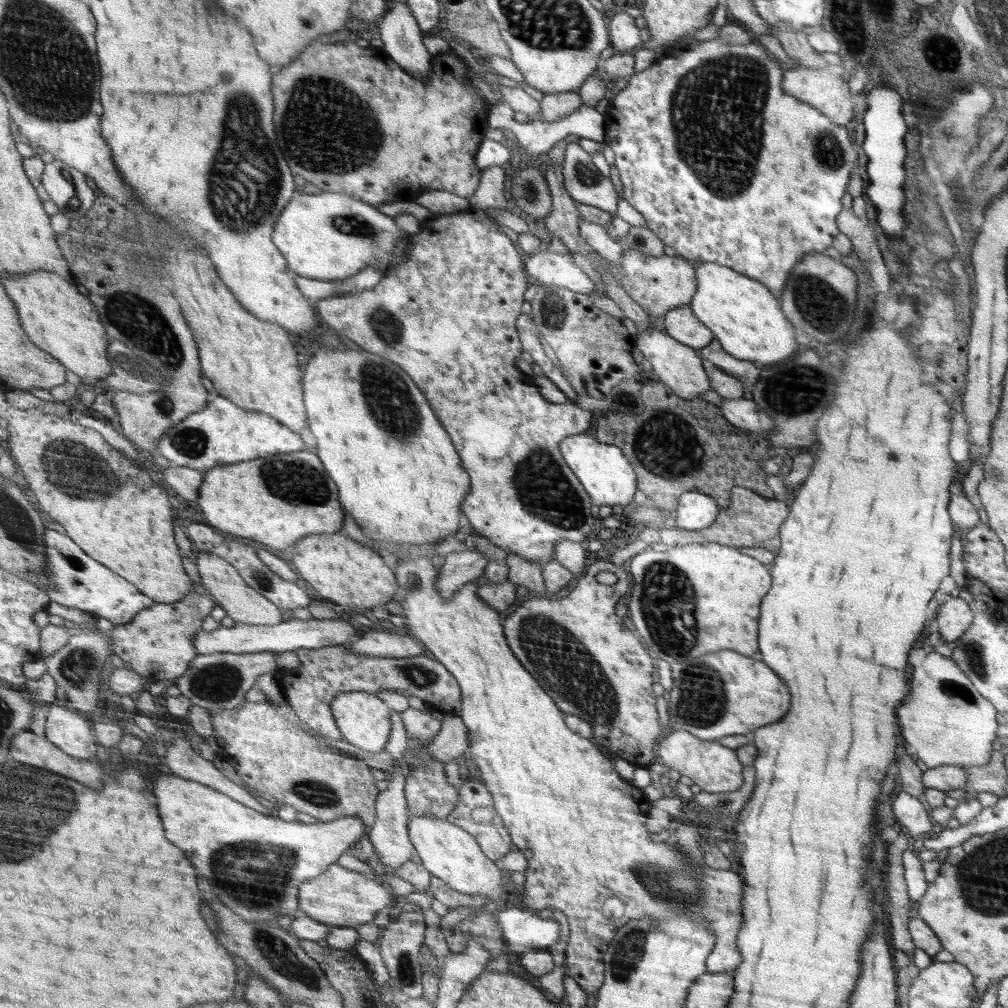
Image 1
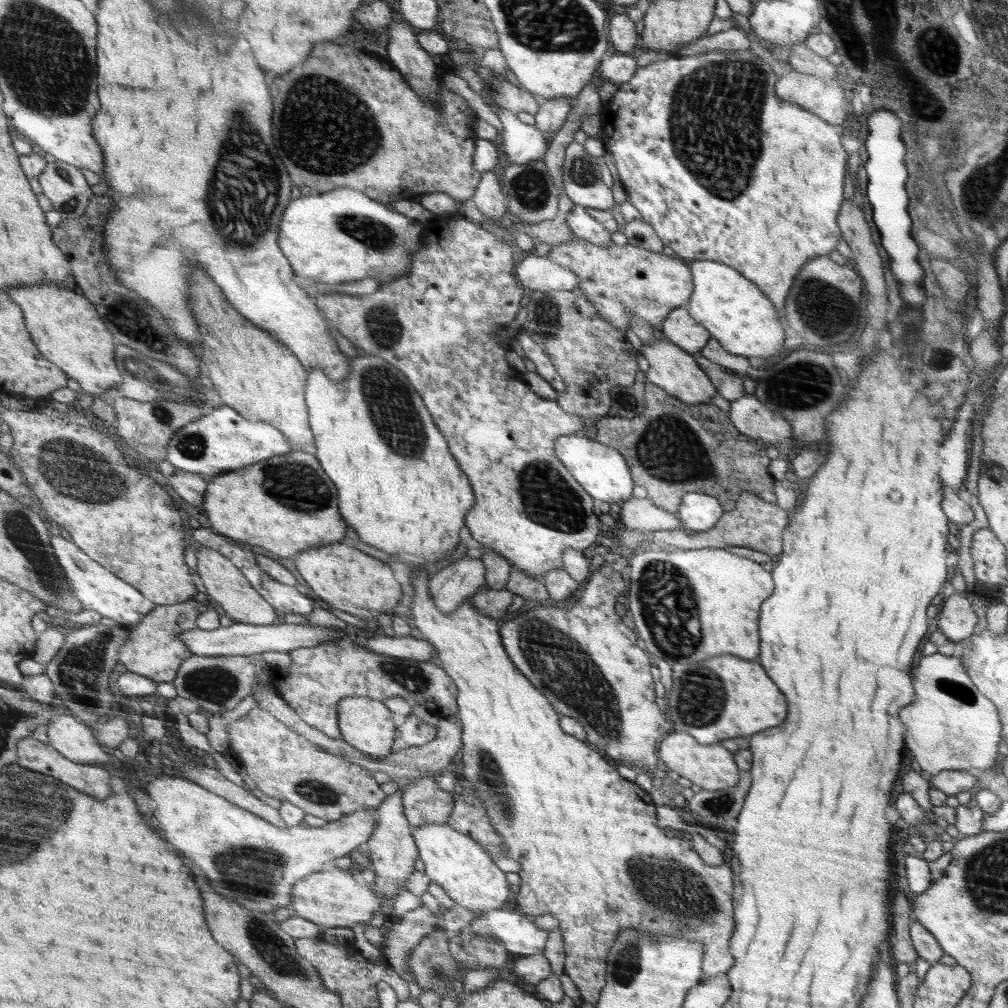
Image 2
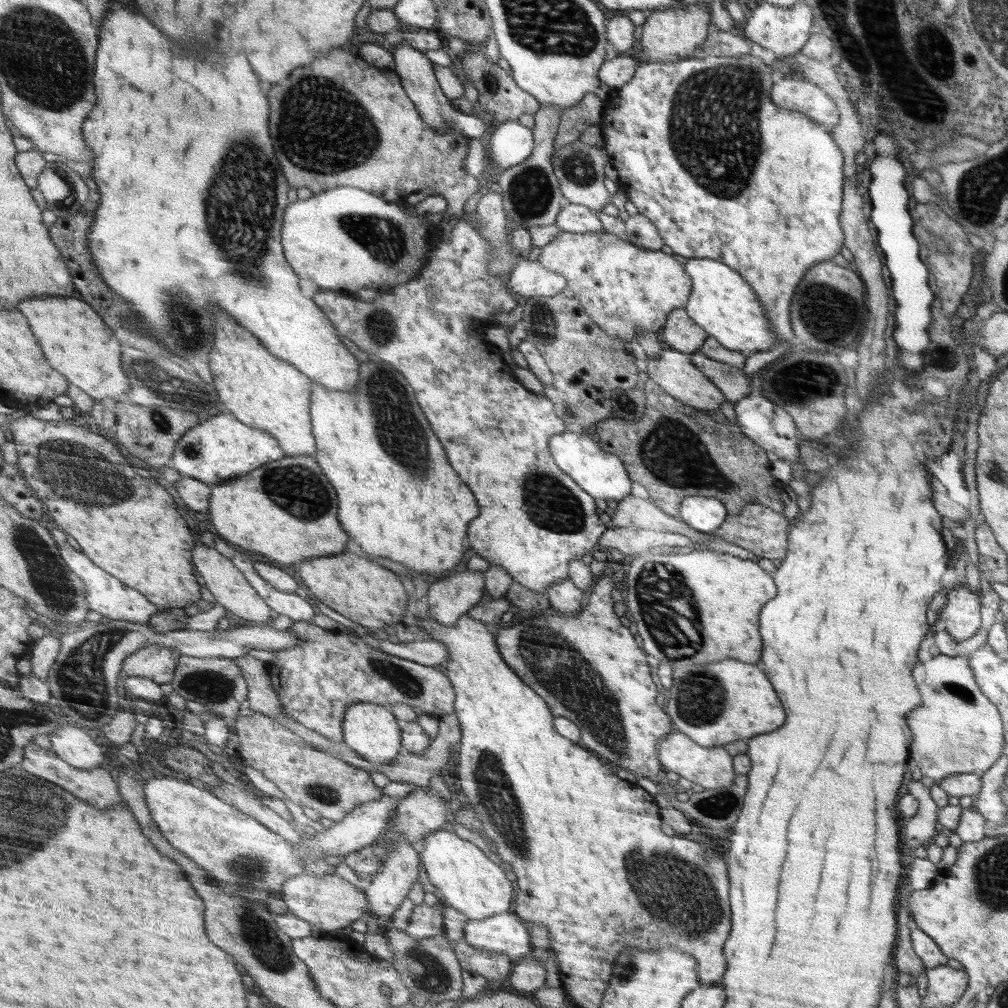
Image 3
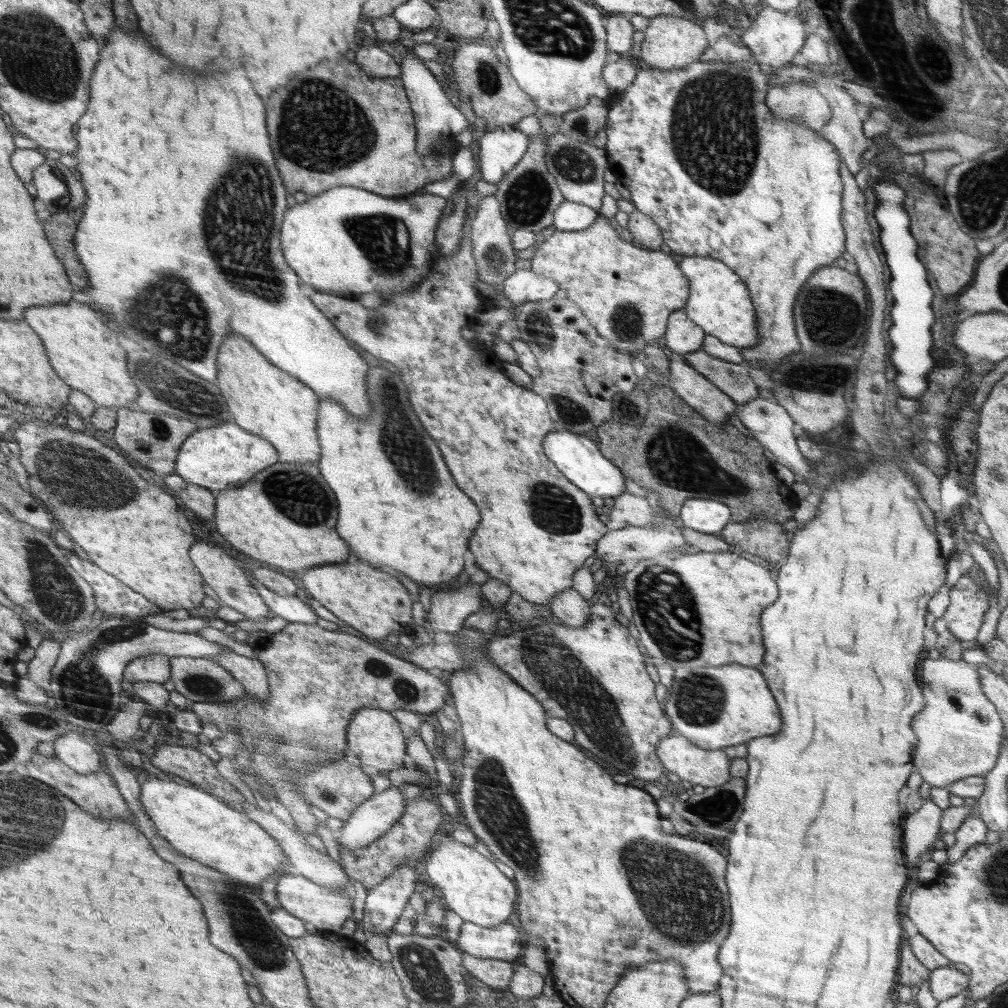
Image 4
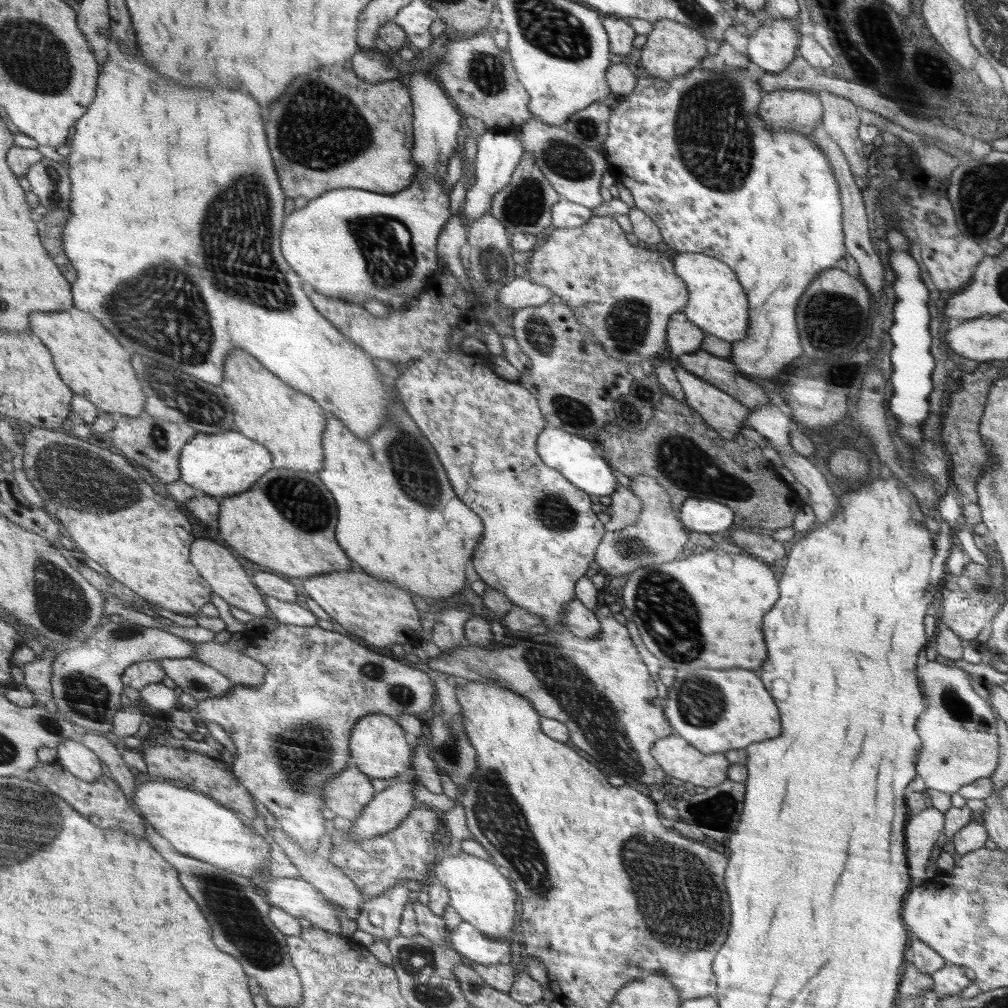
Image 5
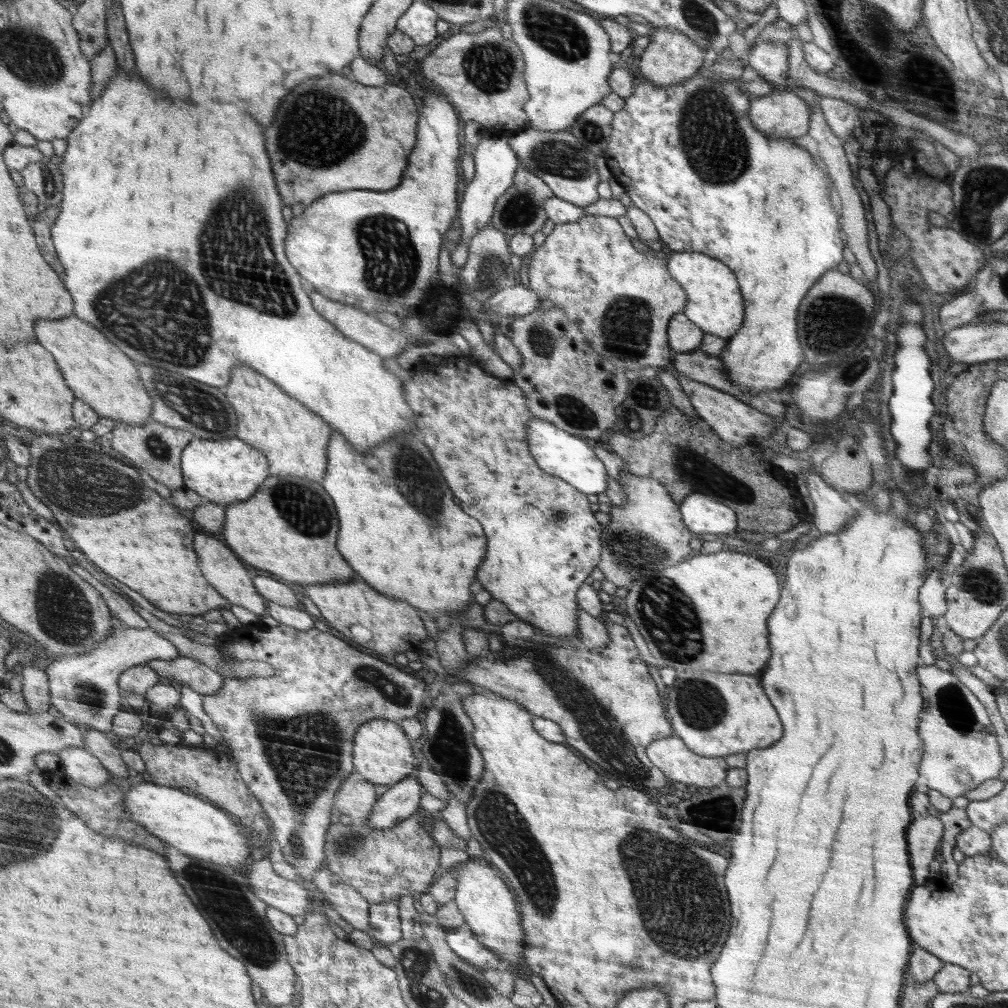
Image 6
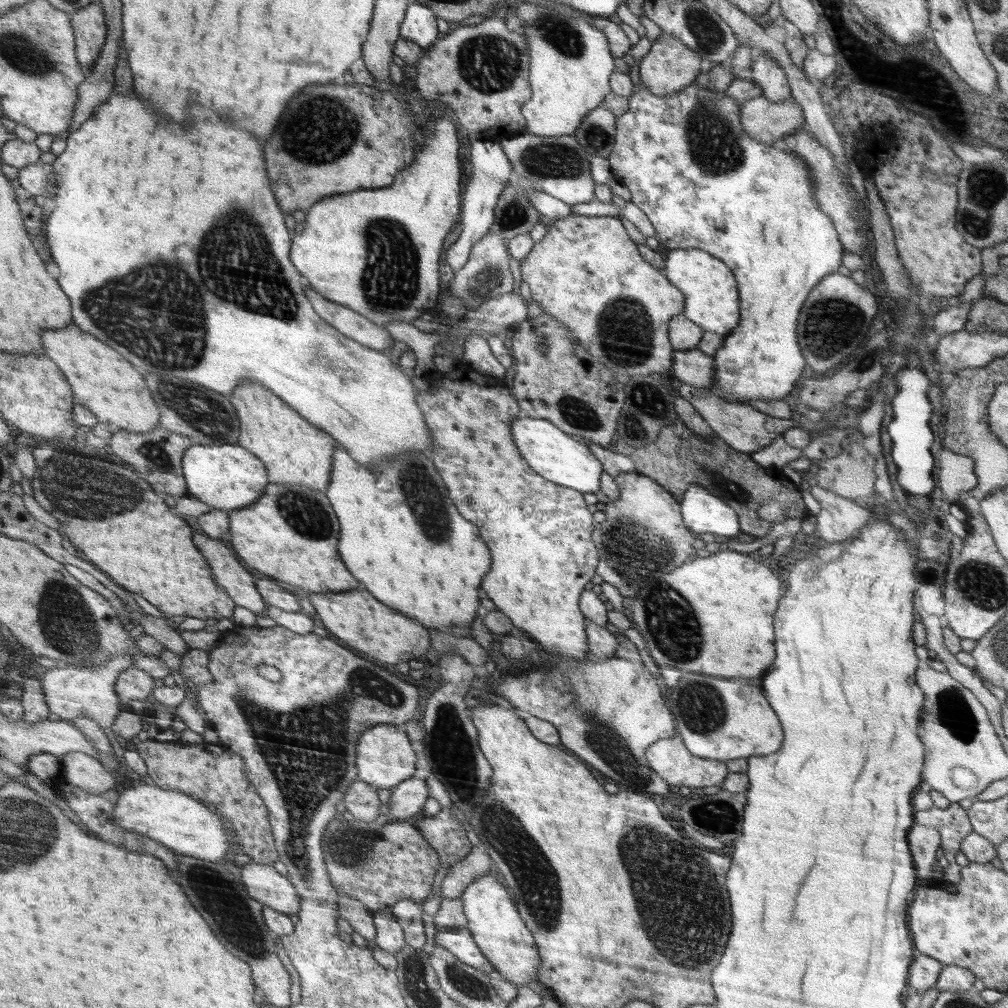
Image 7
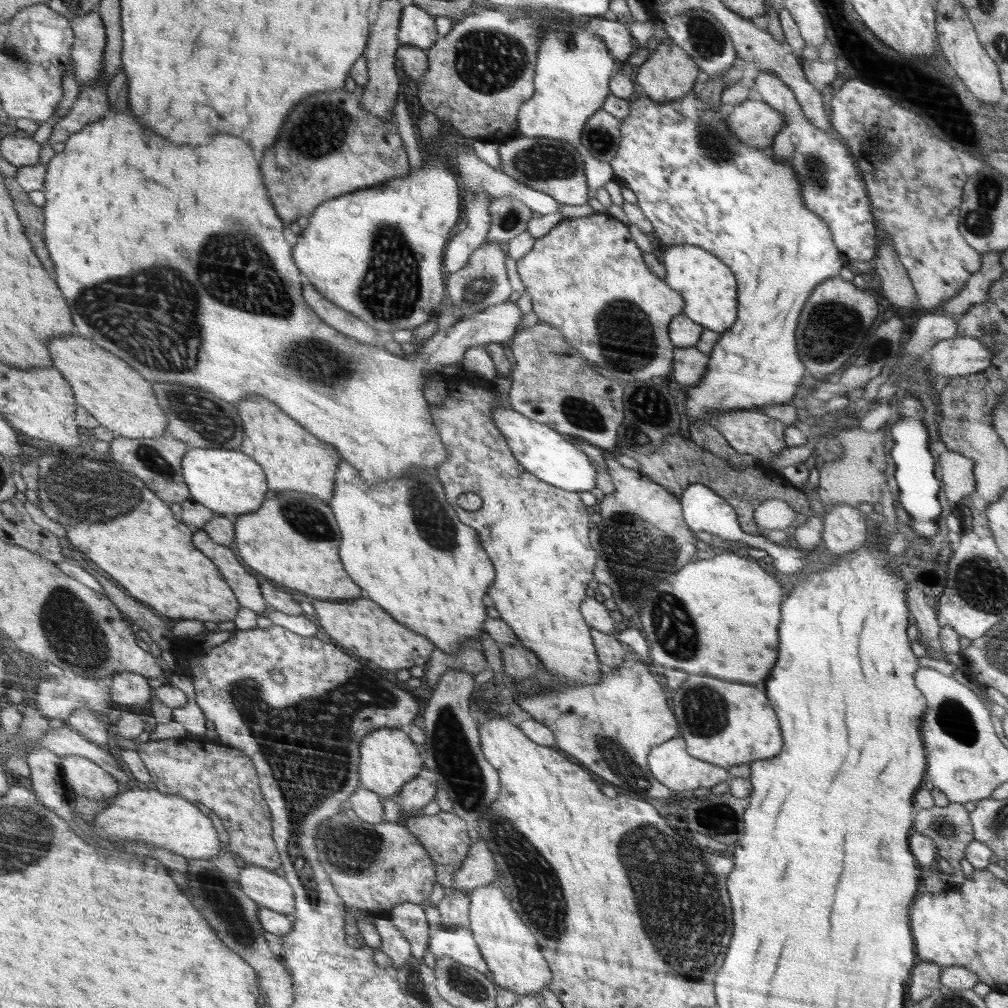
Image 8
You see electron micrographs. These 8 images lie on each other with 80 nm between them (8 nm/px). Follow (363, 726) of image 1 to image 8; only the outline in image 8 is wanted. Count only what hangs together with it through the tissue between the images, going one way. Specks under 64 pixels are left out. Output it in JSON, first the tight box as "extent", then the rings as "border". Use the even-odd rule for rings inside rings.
{"extent":[359,728,422,798],"border":[[[379,728],[371,732],[363,739],[360,752],[362,753],[359,764],[360,780],[363,781],[365,788],[379,793],[380,796],[390,798],[397,795],[404,784],[415,779],[416,774],[422,770],[418,750],[412,744],[412,739],[408,738],[402,729]]]}

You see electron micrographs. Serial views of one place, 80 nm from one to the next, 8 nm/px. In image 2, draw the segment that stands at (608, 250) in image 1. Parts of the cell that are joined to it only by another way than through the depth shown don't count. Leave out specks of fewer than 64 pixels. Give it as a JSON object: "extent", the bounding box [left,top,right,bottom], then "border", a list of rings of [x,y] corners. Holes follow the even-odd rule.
{"extent":[567,205,612,247],"border":[[[576,205],[572,208],[567,218],[567,225],[576,237],[586,239],[592,244],[607,247],[612,243],[610,238],[612,232],[606,230],[601,222],[592,218],[583,206]]]}

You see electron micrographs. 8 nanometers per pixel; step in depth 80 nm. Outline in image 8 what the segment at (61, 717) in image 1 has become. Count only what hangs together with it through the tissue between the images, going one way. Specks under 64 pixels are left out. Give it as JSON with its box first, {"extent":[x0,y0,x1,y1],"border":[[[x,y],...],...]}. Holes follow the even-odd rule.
{"extent":[62,756,120,800],"border":[[[88,756],[63,757],[62,767],[66,785],[73,794],[83,794],[92,800],[113,800],[120,792],[120,781],[103,765],[98,764],[95,760],[90,760]]]}

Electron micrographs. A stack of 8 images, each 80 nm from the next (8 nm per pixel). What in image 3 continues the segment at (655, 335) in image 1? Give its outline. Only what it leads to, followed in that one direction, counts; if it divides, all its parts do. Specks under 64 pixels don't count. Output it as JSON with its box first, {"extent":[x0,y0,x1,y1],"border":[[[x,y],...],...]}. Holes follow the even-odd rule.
{"extent":[647,345,727,413],"border":[[[663,345],[660,357],[652,360],[648,357],[647,373],[650,380],[656,382],[663,389],[663,392],[674,396],[677,400],[682,400],[684,404],[689,404],[692,408],[698,408],[702,412],[714,413],[720,410],[720,404],[727,400],[708,377],[704,375],[696,365],[690,361],[690,354],[680,352],[672,347]]]}

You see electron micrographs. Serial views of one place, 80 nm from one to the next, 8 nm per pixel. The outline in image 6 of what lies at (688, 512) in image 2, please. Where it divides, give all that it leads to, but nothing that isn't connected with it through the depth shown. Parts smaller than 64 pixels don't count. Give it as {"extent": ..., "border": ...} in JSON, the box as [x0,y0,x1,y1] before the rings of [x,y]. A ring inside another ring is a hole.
{"extent":[680,493,736,534],"border":[[[692,493],[680,503],[684,525],[695,534],[732,534],[736,529],[736,512],[704,493]]]}

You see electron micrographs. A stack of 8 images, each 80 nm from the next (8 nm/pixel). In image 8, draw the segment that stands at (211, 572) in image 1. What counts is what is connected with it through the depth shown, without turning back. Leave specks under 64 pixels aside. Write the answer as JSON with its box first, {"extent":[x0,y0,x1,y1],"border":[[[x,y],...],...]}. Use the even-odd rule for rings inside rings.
{"extent":[195,530,268,614],"border":[[[198,530],[195,534],[196,546],[212,558],[224,580],[231,585],[241,606],[259,614],[265,614],[268,609],[262,590],[258,586],[258,580],[244,570],[244,566],[236,558],[236,554],[232,550],[228,550],[228,547],[220,546],[219,542],[213,541],[208,536],[208,531]]]}

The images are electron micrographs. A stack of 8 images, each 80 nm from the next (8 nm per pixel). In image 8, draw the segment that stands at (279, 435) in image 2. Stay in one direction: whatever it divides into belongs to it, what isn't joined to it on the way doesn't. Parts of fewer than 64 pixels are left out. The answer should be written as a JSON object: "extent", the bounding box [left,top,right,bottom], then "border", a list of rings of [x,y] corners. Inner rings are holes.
{"extent":[184,449,269,519],"border":[[[193,449],[184,460],[185,480],[191,488],[192,500],[205,504],[216,515],[223,515],[230,519],[238,515],[256,512],[263,506],[262,502],[269,491],[267,488],[267,477],[259,462],[254,461],[247,454],[238,449]]]}

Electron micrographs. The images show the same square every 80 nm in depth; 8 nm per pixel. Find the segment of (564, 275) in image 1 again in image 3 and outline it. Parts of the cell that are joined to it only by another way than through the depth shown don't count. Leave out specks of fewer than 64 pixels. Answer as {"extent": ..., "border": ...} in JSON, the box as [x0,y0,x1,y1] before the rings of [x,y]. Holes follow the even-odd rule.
{"extent":[508,259,567,298],"border":[[[517,259],[508,279],[508,288],[524,298],[554,296],[567,287],[561,274],[544,268],[537,260]]]}

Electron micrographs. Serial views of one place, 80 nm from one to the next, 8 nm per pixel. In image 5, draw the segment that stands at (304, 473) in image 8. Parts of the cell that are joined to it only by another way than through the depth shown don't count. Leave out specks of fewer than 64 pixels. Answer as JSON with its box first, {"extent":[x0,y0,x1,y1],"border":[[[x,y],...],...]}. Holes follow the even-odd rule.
{"extent":[219,348,325,473],"border":[[[235,348],[233,352],[234,356],[225,362],[228,372],[224,370],[223,383],[219,388],[232,408],[236,430],[264,445],[274,458],[275,468],[319,473],[324,464],[325,411],[312,397],[298,393],[274,372],[264,368],[256,357],[241,348]]]}

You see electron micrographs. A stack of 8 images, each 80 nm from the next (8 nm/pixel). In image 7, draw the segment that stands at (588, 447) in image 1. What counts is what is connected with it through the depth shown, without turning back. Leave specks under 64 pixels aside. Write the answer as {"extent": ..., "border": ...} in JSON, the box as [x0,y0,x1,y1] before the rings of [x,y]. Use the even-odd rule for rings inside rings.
{"extent":[511,416,604,493],"border":[[[525,416],[512,422],[511,435],[514,436],[524,461],[546,480],[574,488],[578,492],[595,493],[600,490],[600,477],[604,473],[602,463],[588,451],[586,444],[580,444],[572,438],[572,435],[558,429],[549,421]]]}

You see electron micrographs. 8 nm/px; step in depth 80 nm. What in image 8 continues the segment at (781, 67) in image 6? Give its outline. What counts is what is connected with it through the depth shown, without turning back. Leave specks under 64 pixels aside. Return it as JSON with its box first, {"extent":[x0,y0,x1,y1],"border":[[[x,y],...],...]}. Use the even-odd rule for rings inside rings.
{"extent":[753,70,876,262],"border":[[[760,70],[753,88],[762,95],[762,100],[779,109],[786,116],[786,127],[775,136],[769,151],[778,161],[790,164],[798,174],[803,184],[803,200],[812,212],[820,214],[830,225],[834,243],[839,249],[843,259],[860,260],[866,262],[874,258],[876,252],[876,228],[874,218],[870,212],[870,202],[864,190],[862,180],[858,178],[858,165],[854,156],[852,159],[846,155],[844,141],[822,132],[817,126],[808,122],[803,109],[795,97],[794,90],[774,72]]]}

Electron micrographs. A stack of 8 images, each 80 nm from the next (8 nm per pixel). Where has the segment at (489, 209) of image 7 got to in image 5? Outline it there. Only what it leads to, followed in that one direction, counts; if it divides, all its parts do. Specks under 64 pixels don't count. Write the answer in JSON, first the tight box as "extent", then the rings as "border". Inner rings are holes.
{"extent":[460,130,525,226],"border":[[[486,130],[483,135],[477,137],[477,142],[476,184],[467,190],[463,208],[460,209],[466,226],[484,216],[484,213],[491,208],[493,196],[508,185],[511,174],[525,153],[521,142],[517,139],[517,131],[496,132]]]}

